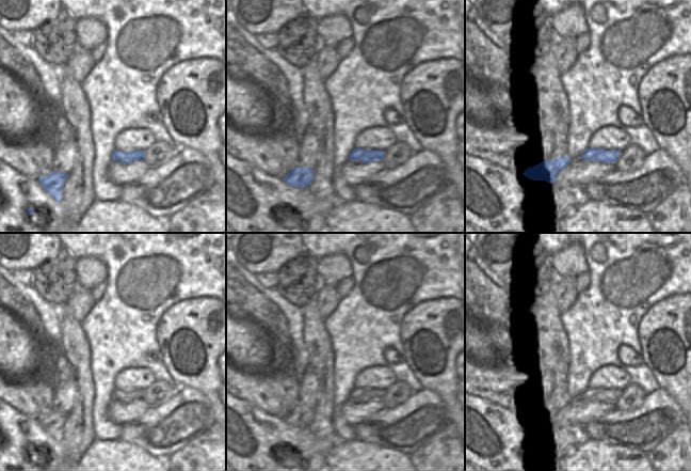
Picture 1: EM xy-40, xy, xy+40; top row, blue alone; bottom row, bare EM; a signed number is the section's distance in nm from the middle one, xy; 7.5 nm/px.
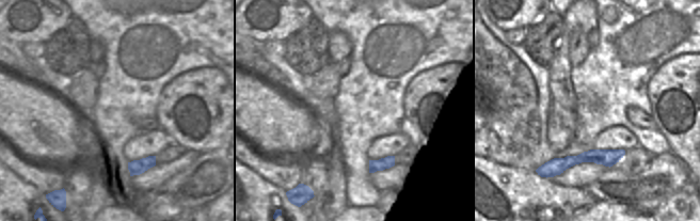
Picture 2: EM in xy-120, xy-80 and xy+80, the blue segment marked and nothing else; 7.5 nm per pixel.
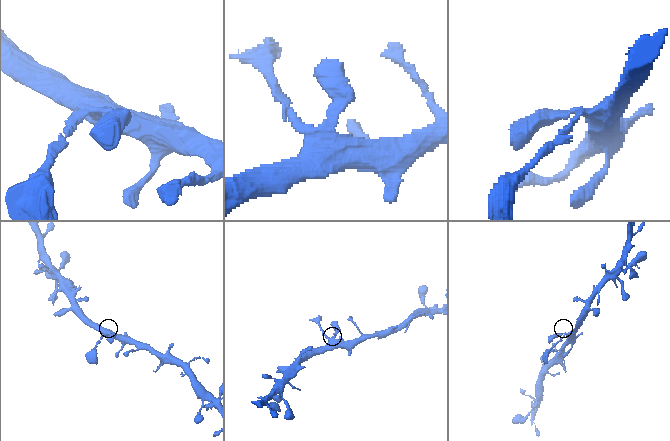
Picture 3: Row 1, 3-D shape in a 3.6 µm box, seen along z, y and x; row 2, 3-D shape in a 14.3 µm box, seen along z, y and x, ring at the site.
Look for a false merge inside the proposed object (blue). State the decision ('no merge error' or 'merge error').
no merge error

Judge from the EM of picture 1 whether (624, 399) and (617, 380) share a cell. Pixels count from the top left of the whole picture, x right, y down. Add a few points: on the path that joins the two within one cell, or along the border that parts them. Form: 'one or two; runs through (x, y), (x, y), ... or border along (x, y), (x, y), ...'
two; border along (630, 382), (621, 390)

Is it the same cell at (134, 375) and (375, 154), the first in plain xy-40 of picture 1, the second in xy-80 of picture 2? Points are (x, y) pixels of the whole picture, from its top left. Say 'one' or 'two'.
one

